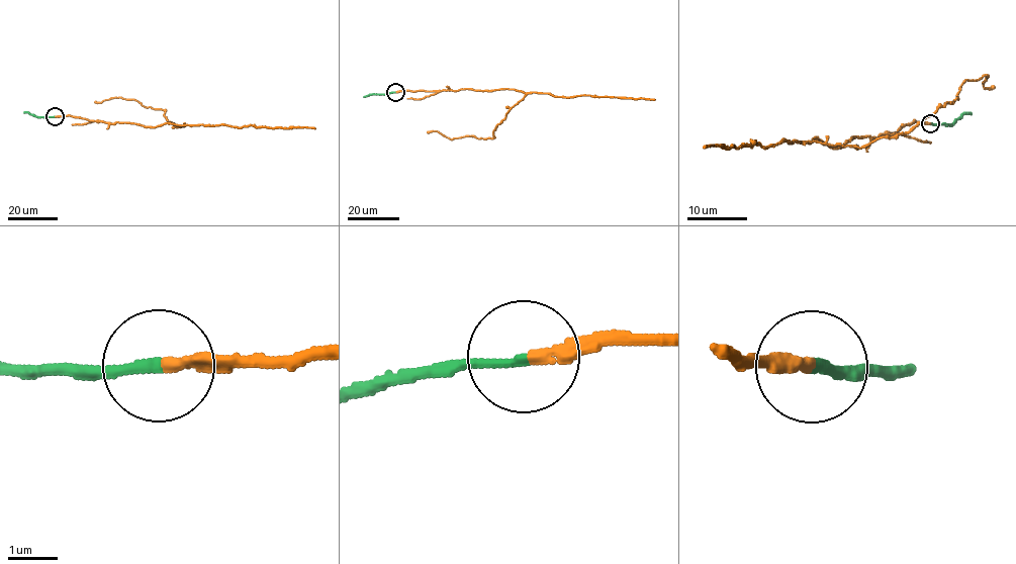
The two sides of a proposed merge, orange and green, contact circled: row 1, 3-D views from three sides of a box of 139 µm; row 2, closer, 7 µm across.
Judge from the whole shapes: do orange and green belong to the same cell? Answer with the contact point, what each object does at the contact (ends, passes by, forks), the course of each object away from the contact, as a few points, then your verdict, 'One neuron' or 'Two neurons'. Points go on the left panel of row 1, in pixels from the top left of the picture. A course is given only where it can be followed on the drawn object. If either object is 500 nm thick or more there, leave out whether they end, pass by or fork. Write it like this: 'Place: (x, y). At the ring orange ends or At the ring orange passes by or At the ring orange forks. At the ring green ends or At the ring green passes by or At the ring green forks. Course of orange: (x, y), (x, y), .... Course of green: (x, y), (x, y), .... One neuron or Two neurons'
Place: (55, 116). At the ring orange ends. At the ring green ends. Course of orange: (55, 116), (150, 126), (186, 124), (175, 127), (164, 110), (147, 107), (134, 99), (95, 101). Course of green: (55, 116), (35, 116), (23, 112). One neuron

